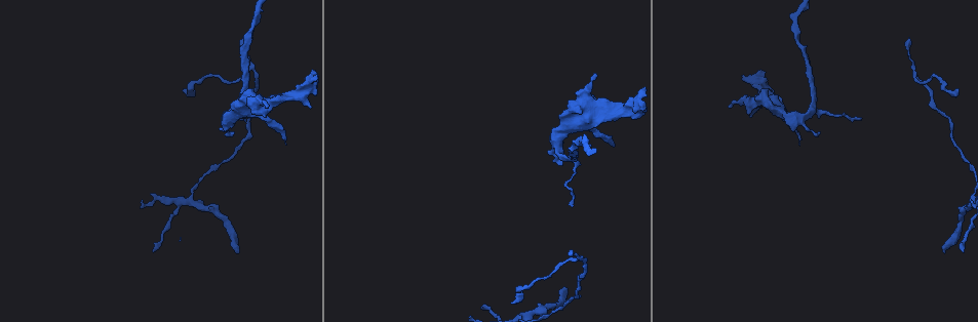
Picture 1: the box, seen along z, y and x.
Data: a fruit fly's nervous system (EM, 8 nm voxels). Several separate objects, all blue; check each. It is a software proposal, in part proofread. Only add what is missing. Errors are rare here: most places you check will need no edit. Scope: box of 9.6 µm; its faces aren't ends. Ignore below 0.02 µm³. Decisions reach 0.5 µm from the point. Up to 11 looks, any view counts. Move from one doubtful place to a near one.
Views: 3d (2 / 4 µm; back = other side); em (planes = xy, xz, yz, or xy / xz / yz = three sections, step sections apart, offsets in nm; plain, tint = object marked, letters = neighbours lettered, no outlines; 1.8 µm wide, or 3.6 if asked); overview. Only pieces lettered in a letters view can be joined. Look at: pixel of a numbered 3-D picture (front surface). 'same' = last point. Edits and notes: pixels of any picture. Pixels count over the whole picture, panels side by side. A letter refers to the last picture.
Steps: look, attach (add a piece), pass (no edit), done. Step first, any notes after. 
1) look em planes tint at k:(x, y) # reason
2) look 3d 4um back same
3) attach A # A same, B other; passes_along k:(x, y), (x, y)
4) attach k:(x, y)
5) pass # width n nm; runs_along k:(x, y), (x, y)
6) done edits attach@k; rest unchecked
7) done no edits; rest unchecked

look 3d 2um at 1:(230, 118) # branch point

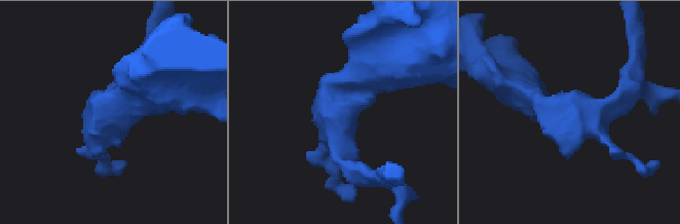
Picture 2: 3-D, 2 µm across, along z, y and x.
look em planes letters at 2:(107, 113)

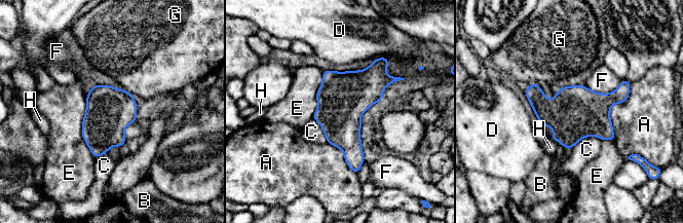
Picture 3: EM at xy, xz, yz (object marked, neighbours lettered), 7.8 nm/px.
pass # width 360 nm; A other, B other, C other, D other, E other, F other, G other, H other; border 3:(601, 139), (586, 136), (571, 148); no lettered piece goes on from it

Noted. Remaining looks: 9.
look em xy step 8 letters at 1:(240, 119) # an open end

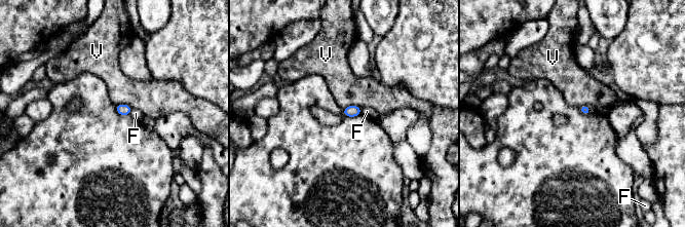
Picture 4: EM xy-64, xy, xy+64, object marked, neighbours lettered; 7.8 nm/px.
pass # longest_contact V 140 nm; F other, V other; border 4:(360, 107), (346, 106), (343, 109); none of them fits

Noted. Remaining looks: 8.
look 3d 2um at 1:(611, 144) # tapers out

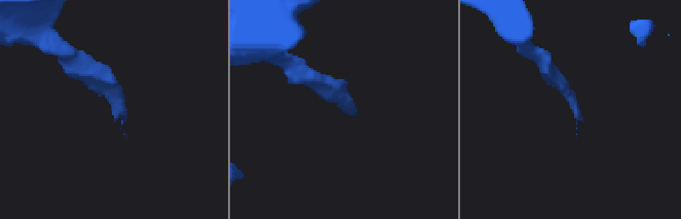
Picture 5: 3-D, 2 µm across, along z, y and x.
look em planes letters at 5:(114, 119) # shape alone is not enough

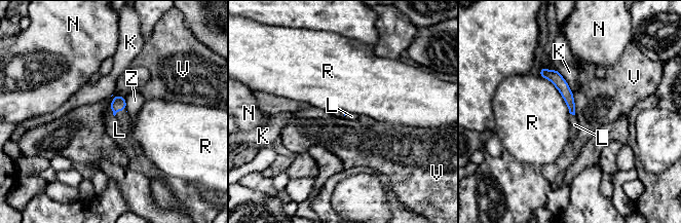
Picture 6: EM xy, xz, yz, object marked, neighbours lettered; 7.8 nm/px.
attach L # K other, L same, N other, R other, V other, Z other; the cell continues

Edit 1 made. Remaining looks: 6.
look em planes letters at 1:(239, 252) # branch stops here

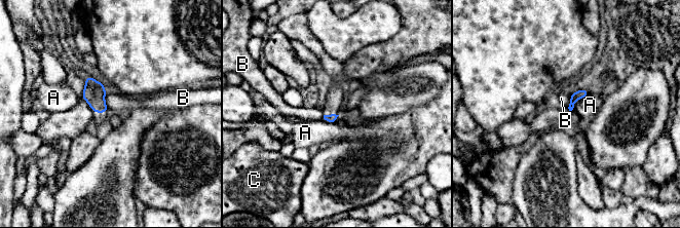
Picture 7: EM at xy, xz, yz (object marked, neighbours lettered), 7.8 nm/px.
pass # A other, B other, C other; border 7:(106, 90), (105, 104), (109, 111); no lettered piece goes on from it

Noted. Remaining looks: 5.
done edits attach@6; rest unchecked

